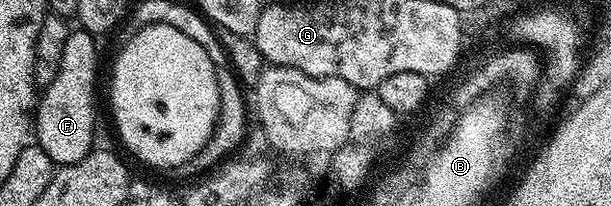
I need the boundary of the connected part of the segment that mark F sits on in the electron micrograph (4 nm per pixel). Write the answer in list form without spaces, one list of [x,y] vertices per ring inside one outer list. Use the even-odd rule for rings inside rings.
[[[84,30],[70,31],[67,46],[63,46],[63,62],[59,62],[59,74],[40,93],[39,103],[35,108],[35,140],[41,149],[51,158],[54,165],[74,164],[88,152],[94,151],[93,131],[97,128],[97,108],[93,105],[93,91],[97,88],[97,44],[92,32]]]

